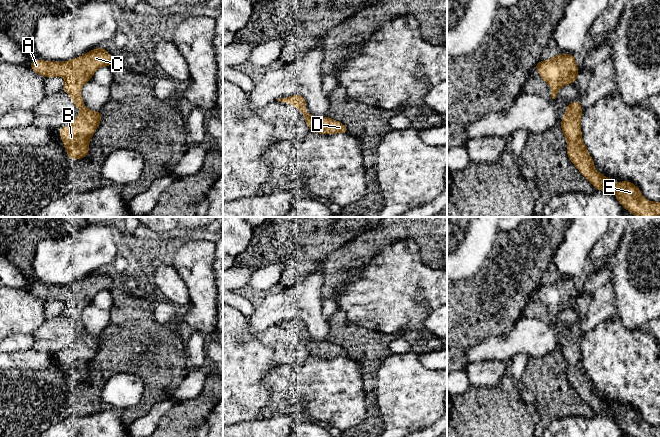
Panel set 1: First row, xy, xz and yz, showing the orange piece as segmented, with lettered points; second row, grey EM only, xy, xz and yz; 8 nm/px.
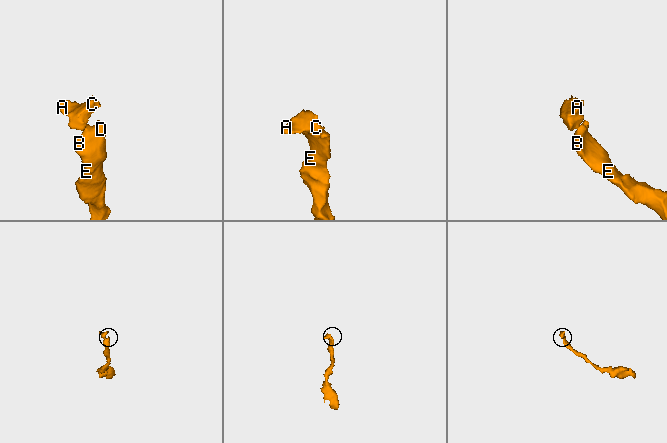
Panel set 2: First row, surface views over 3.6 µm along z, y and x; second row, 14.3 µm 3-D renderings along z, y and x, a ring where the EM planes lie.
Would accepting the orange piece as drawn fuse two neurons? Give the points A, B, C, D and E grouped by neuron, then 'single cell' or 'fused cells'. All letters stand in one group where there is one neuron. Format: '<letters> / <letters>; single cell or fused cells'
A B C D E; single cell

